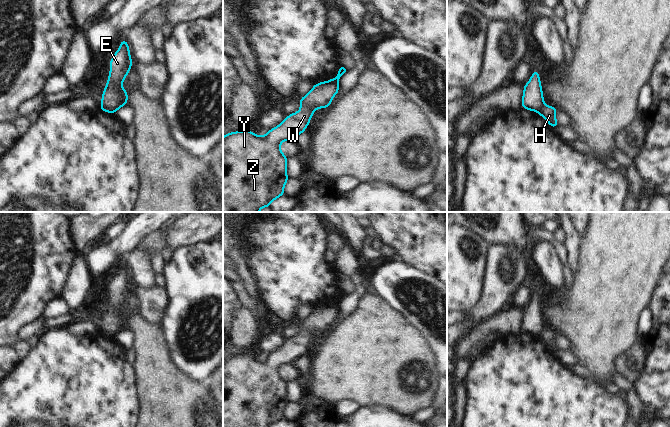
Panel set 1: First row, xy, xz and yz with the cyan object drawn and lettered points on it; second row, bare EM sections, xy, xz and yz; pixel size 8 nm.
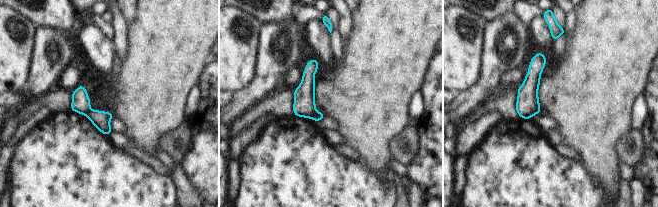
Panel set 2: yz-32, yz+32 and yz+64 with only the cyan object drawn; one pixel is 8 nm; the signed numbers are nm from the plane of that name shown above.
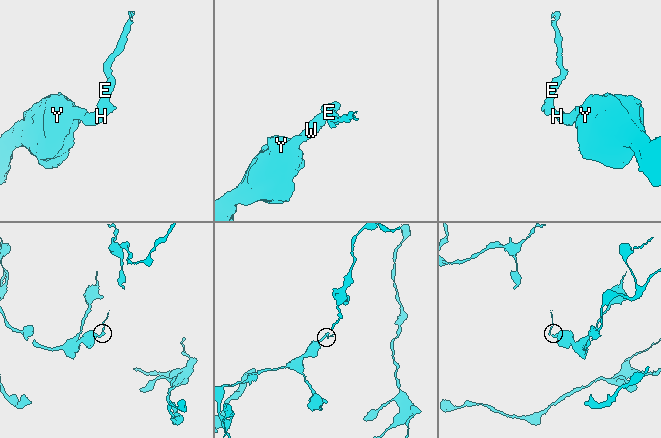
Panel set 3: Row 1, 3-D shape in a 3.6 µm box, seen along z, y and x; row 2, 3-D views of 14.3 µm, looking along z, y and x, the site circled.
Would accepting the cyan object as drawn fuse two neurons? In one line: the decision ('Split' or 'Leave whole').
Split

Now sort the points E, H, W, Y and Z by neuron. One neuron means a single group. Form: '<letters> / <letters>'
E / H W Y Z

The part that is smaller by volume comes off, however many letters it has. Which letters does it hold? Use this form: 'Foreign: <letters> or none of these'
Foreign: E

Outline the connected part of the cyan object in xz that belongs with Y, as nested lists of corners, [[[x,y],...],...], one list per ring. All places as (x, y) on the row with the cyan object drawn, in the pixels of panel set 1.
[[[335,79],[315,84],[312,90],[301,98],[298,112],[288,115],[277,127],[270,129],[266,135],[258,136],[249,130],[226,133],[223,137],[223,212],[259,212],[262,207],[270,207],[276,198],[284,195],[284,185],[289,177],[286,174],[287,157],[281,152],[280,144],[295,137],[307,128],[312,114],[317,108],[327,108],[332,98],[339,91],[339,83]]]

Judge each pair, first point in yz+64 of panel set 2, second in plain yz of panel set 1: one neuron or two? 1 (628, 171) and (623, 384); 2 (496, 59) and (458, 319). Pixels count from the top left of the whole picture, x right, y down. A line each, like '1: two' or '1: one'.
1: one
2: two

